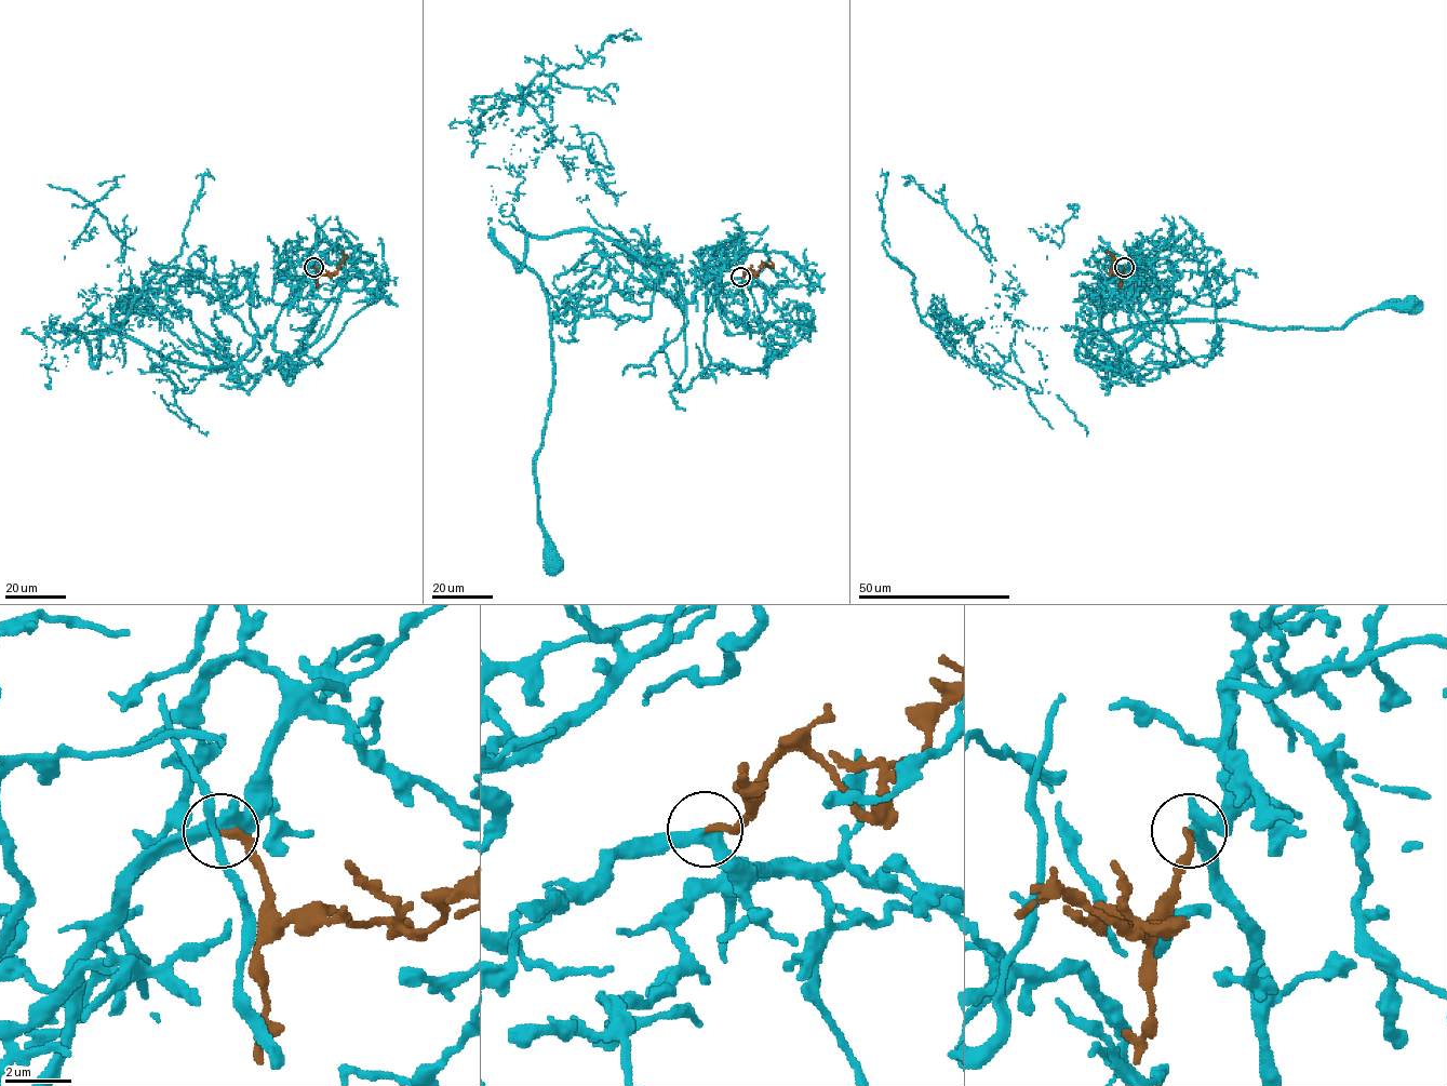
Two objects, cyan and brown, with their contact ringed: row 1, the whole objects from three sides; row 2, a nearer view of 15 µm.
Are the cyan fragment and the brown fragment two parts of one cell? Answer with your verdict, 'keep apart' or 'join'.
join

